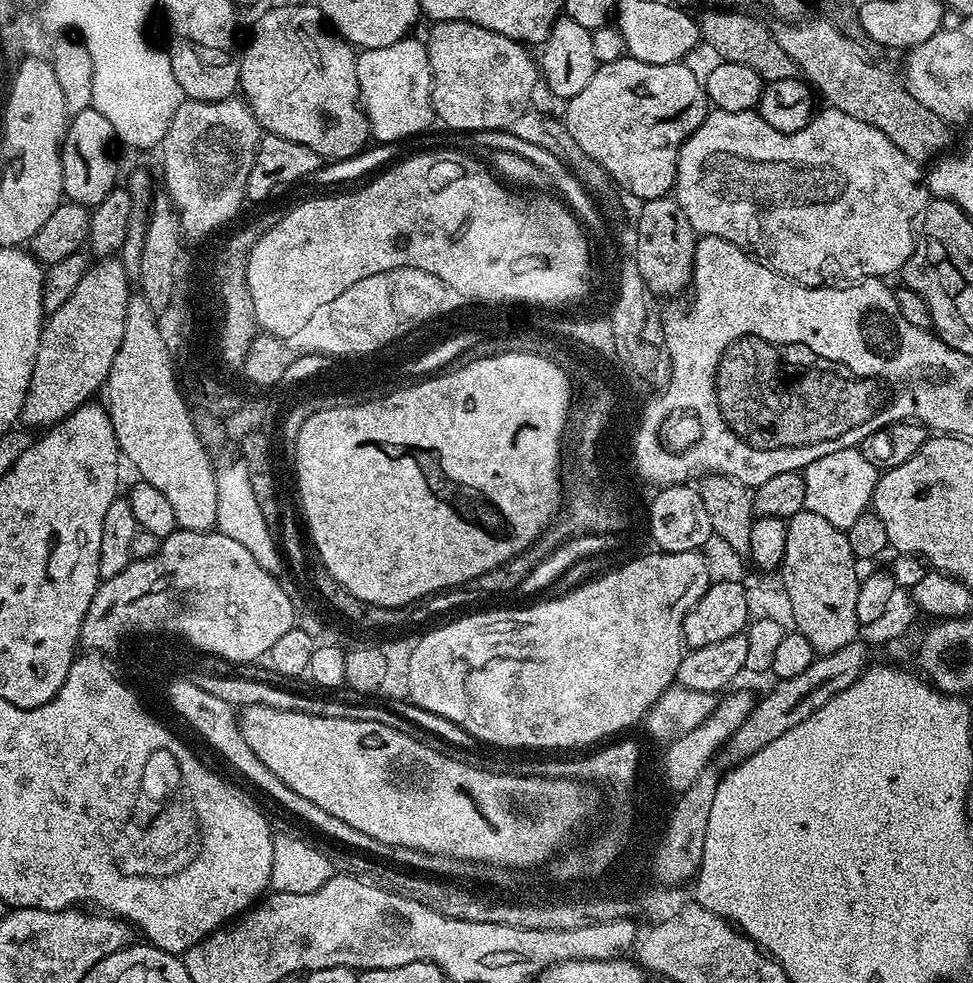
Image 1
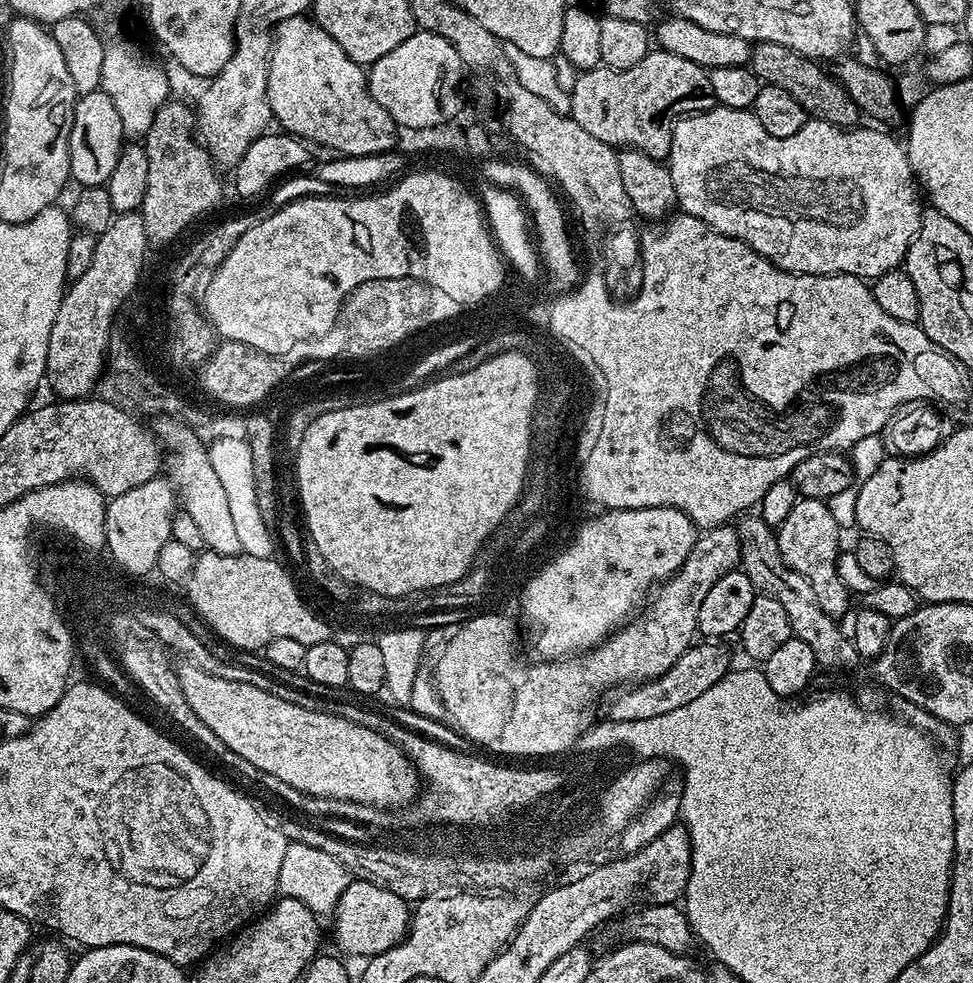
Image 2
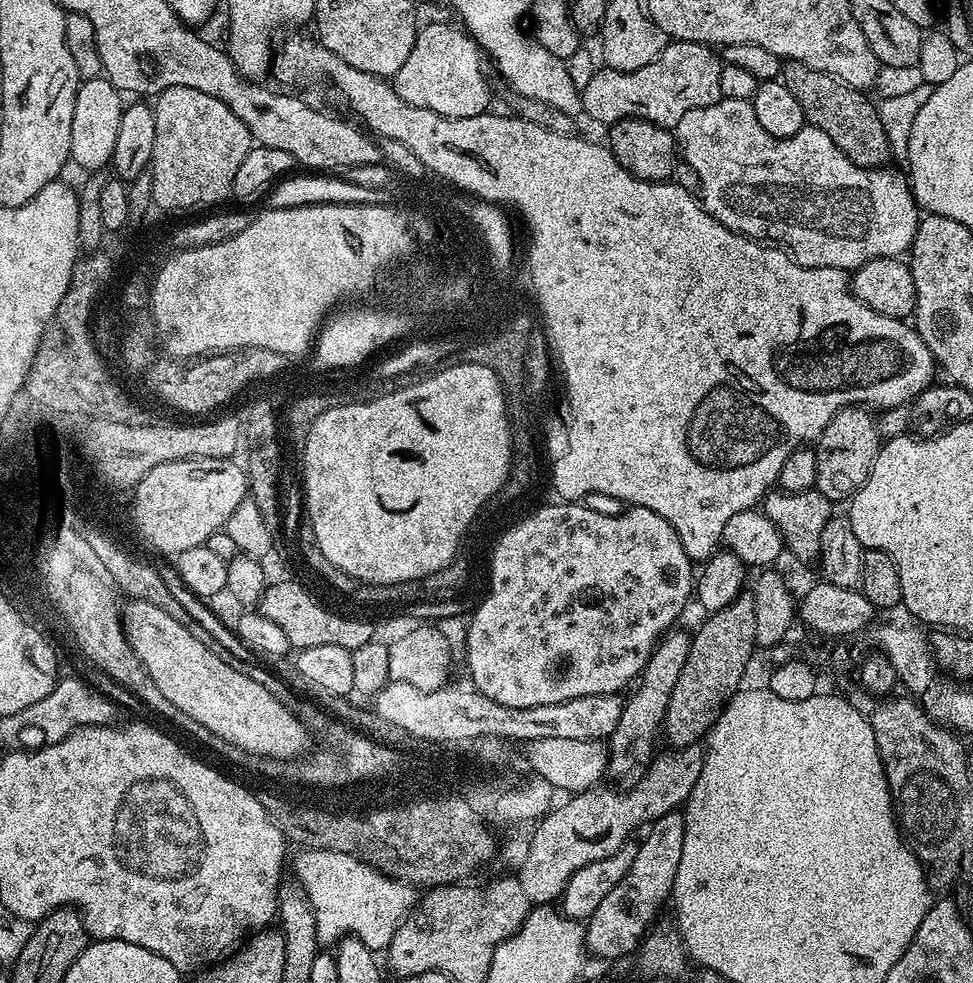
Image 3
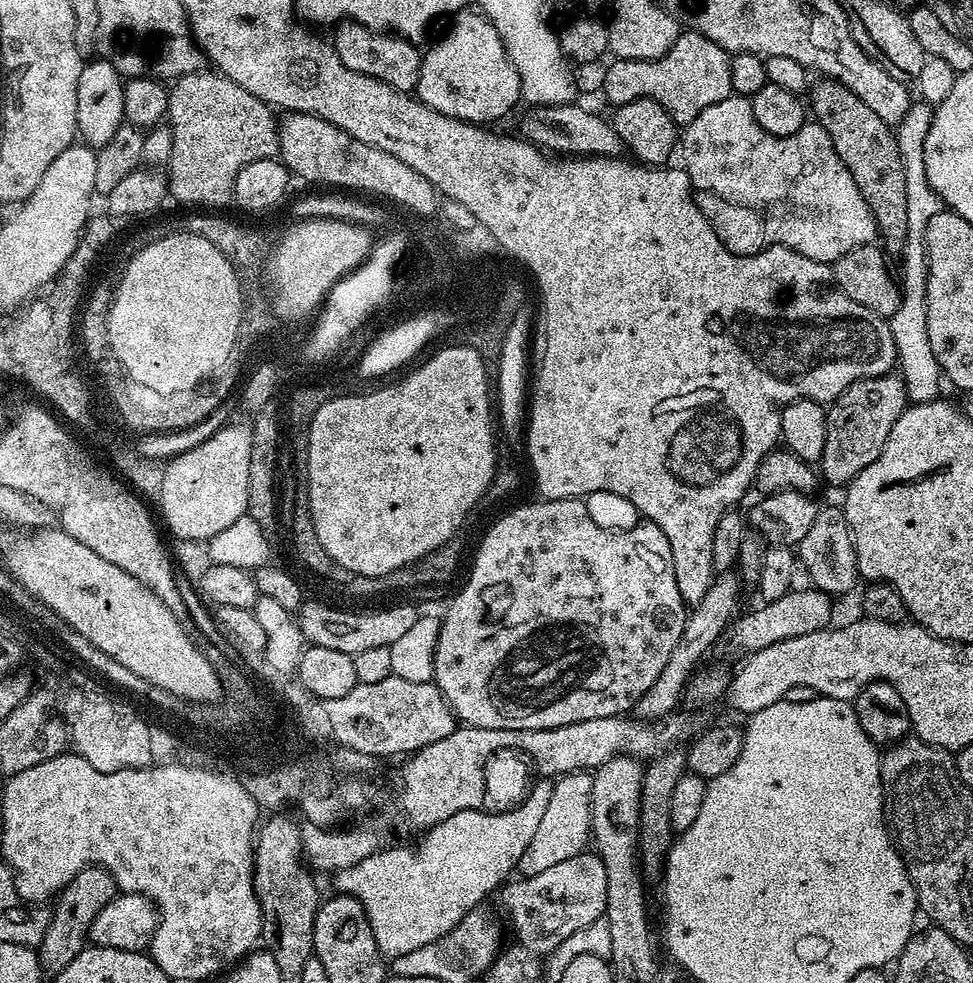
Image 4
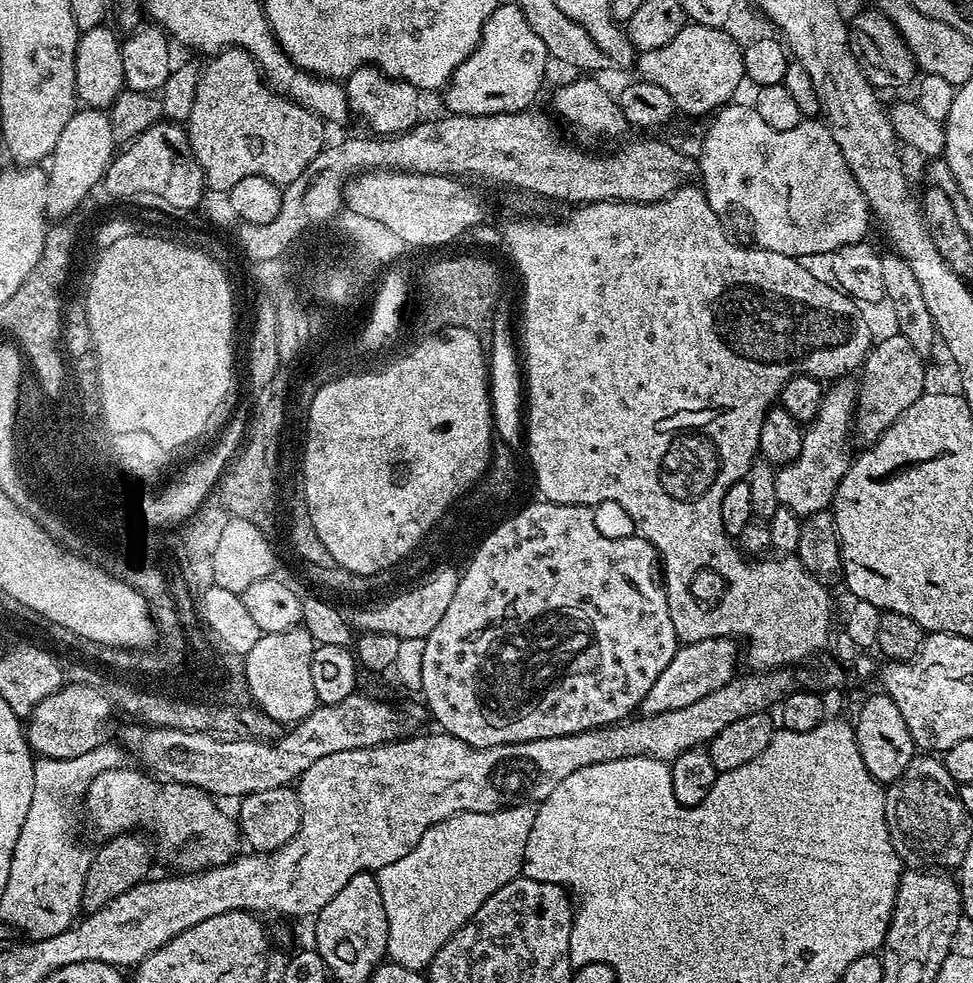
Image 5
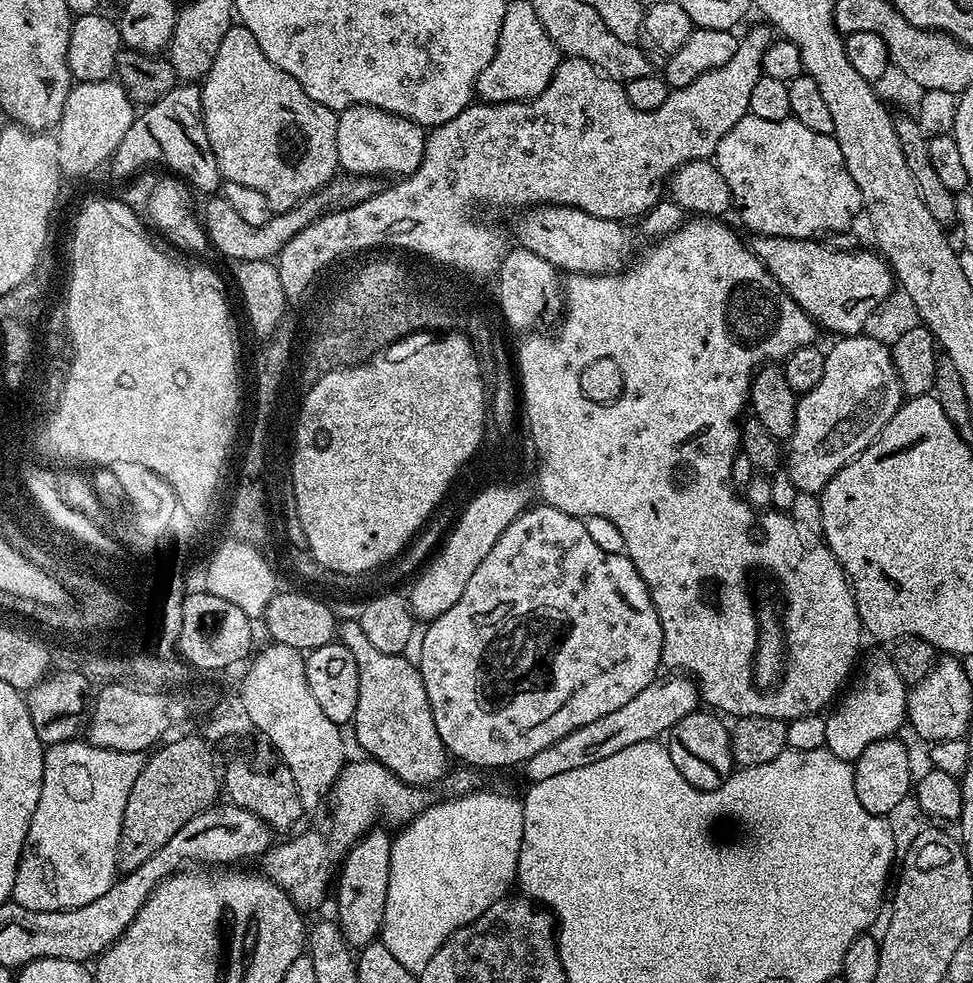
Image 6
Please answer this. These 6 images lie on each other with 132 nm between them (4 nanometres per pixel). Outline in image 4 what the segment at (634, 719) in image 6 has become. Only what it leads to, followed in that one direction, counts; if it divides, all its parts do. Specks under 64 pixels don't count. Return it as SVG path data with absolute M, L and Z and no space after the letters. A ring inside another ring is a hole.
M805 586L789 591L784 597L776 601L761 603L761 608L739 615L729 624L726 642L736 652L751 654L762 650L766 646L774 646L774 642L786 642L786 638L798 638L802 634L814 634L818 630L829 627L832 616L833 597L826 592L819 592L816 588Z

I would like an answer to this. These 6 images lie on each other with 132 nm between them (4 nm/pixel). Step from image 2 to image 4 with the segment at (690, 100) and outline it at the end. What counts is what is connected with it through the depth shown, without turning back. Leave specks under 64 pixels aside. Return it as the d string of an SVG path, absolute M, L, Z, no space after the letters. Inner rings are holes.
M695 30L681 31L679 38L662 54L662 58L653 60L617 60L602 72L602 94L612 103L619 106L626 102L634 102L638 98L650 98L670 114L677 126L694 122L706 106L714 106L714 102L722 102L733 95L730 82L730 66L732 56L722 46L710 42Z

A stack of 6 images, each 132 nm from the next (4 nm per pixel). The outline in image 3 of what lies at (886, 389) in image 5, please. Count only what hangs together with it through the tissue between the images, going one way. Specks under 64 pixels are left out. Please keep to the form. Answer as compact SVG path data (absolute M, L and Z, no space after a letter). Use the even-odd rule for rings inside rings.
M864 406L844 408L822 430L819 440L815 441L814 451L818 458L818 478L815 491L833 502L847 501L855 496L864 485L876 456L880 453L882 437L877 428L873 413Z

